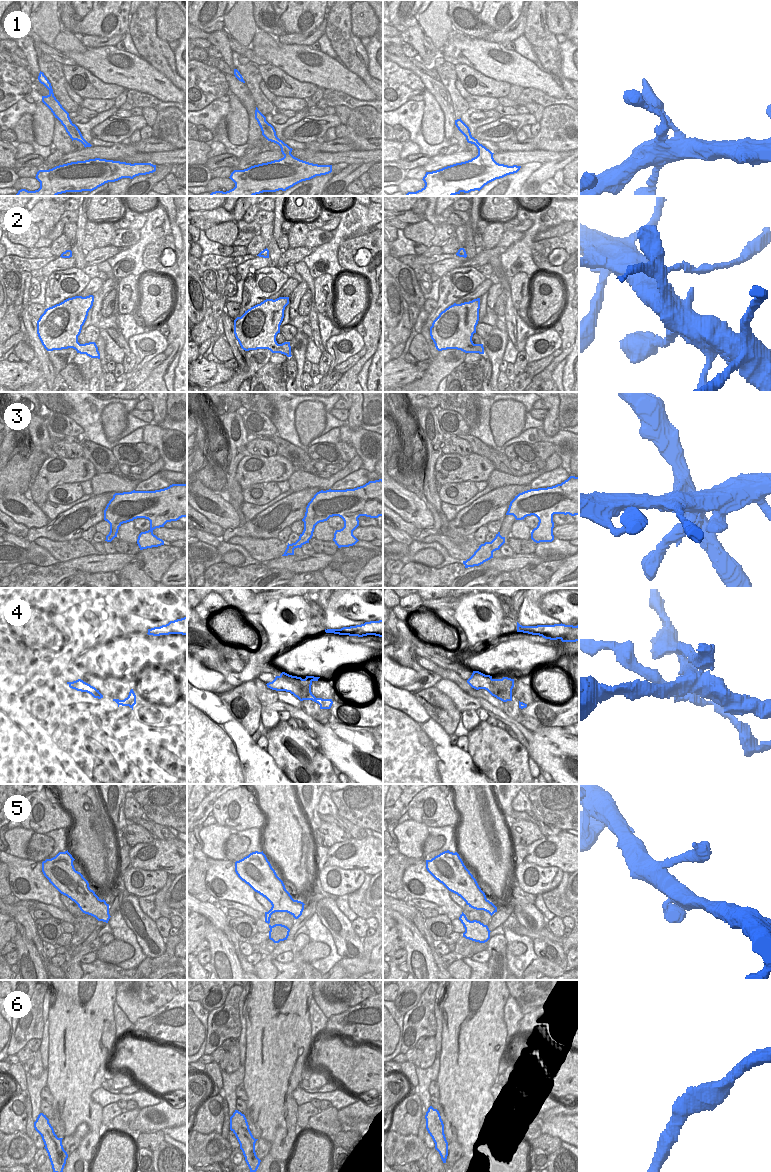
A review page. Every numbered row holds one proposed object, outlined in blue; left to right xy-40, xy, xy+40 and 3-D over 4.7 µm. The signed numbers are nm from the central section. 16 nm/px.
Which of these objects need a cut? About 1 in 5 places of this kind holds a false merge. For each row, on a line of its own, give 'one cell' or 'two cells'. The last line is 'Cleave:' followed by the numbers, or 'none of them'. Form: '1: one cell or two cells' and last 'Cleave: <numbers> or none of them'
1: one cell
2: one cell
3: two cells
4: two cells
5: one cell
6: one cell
Cleave: 3, 4

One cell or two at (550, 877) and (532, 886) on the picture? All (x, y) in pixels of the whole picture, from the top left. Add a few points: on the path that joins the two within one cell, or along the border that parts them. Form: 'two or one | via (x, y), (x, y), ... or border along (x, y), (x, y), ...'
one | via (546, 878), (541, 879), (536, 884)

